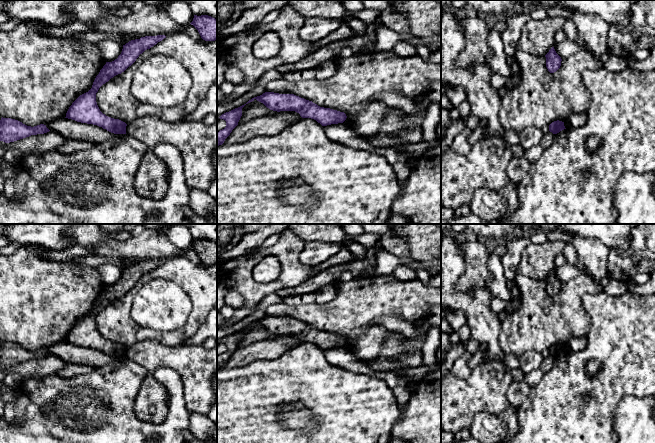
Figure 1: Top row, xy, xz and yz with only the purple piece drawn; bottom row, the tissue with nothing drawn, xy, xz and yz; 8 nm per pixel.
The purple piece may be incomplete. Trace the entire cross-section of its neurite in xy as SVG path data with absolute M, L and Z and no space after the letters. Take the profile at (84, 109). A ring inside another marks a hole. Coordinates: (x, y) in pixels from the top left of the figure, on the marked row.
M165 35L145 36L131 40L125 45L121 54L112 62L106 62L96 76L92 88L80 95L69 107L66 117L81 123L93 124L114 134L126 134L127 124L103 114L96 102L99 88L114 76L124 72L145 50L150 49L166 38Z

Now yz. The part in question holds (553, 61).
M554 47L545 55L546 67L550 73L556 72L561 66L561 57L556 53Z

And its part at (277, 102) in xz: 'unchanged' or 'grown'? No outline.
unchanged

